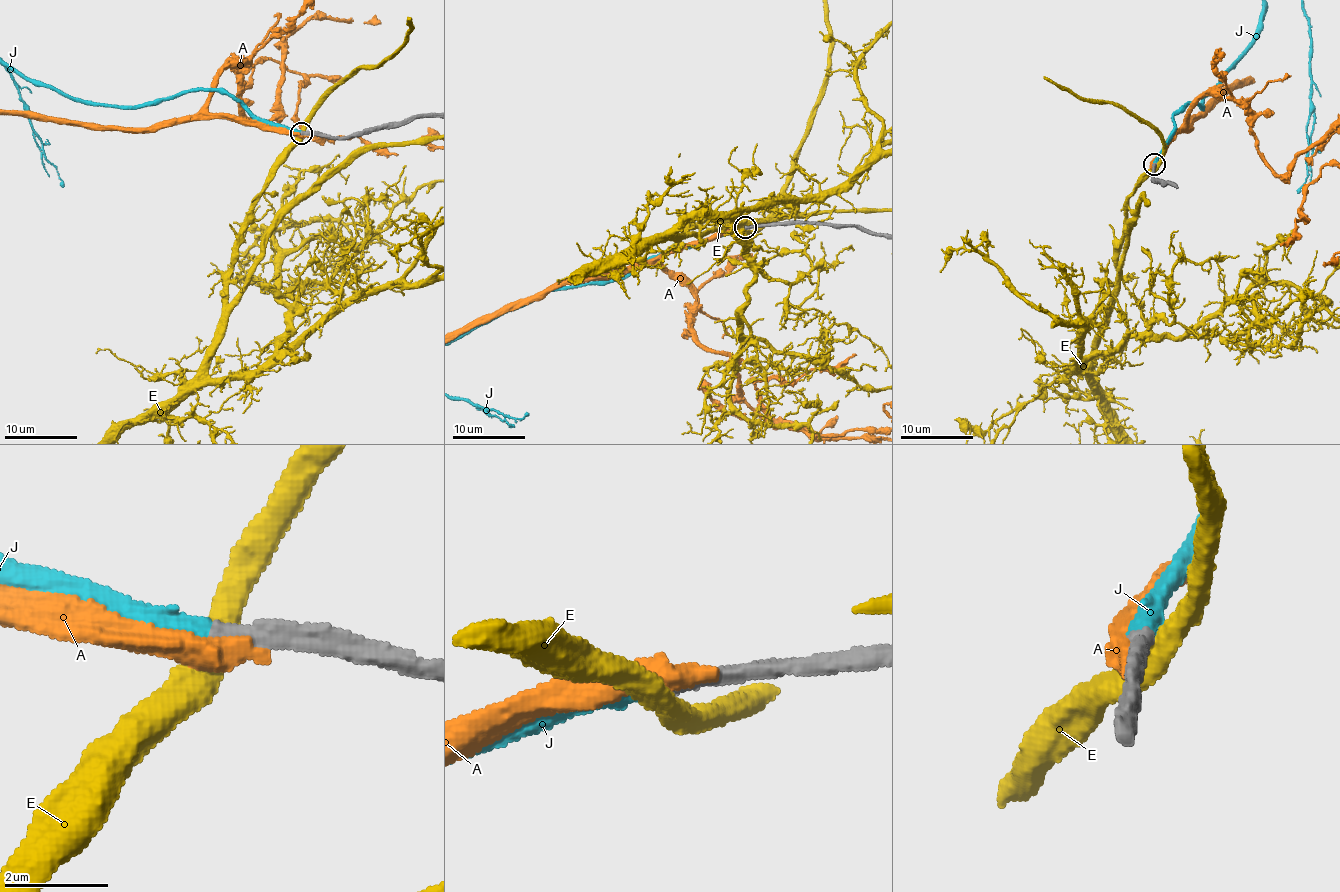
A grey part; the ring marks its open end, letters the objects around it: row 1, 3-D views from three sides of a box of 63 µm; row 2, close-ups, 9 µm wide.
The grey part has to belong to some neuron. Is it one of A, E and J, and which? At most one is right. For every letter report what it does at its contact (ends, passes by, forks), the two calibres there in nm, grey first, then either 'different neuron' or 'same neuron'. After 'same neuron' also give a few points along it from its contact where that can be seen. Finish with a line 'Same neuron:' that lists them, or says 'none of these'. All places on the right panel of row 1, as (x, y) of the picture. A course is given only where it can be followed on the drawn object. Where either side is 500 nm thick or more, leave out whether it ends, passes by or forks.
A: calibres 460 and 550 nm; different neuron
E: it passes by; calibres 400 and 460 nm; different neuron
J: it ends; calibres 400 and 460 nm; same neuron
Same neuron: J

